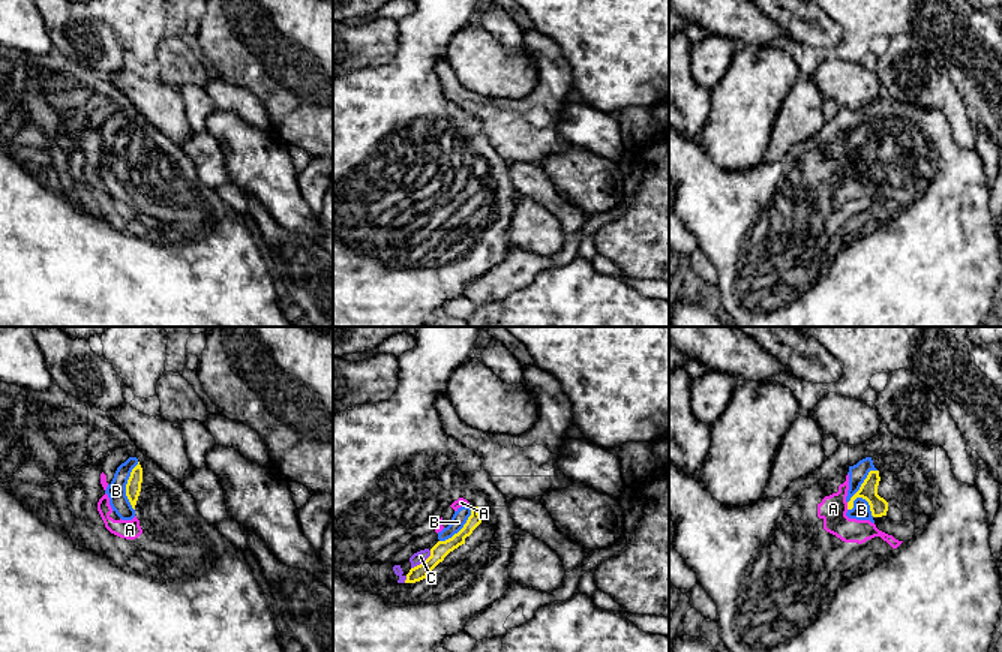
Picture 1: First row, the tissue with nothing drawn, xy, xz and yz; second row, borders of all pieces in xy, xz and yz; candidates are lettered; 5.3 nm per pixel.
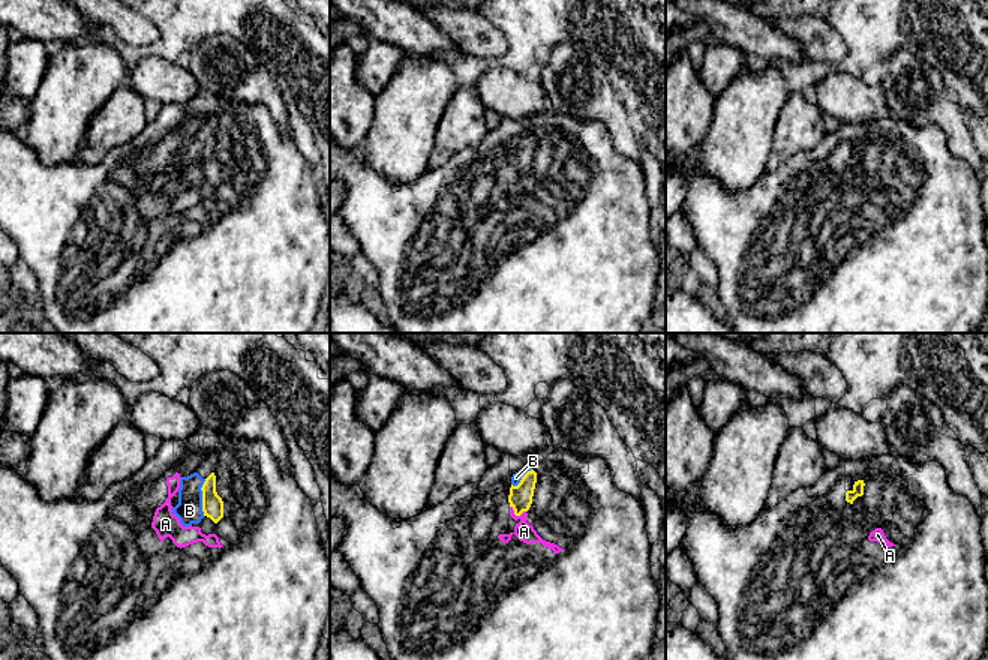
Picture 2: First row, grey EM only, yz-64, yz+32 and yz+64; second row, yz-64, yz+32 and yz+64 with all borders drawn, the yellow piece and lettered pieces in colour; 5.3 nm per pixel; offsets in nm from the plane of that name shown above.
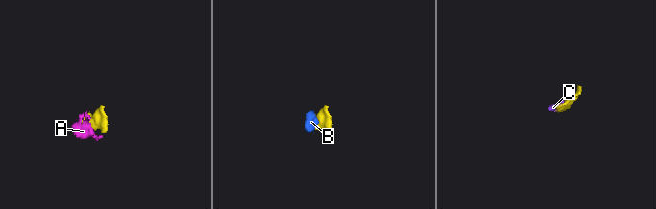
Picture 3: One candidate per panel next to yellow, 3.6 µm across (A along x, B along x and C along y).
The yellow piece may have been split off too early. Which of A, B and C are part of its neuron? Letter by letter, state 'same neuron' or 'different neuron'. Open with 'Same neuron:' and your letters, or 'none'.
Same neuron: A, B, C
A: same neuron
B: same neuron
C: same neuron

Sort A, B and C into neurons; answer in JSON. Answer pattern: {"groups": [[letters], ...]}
{"groups": [["A", "B", "C"]]}

